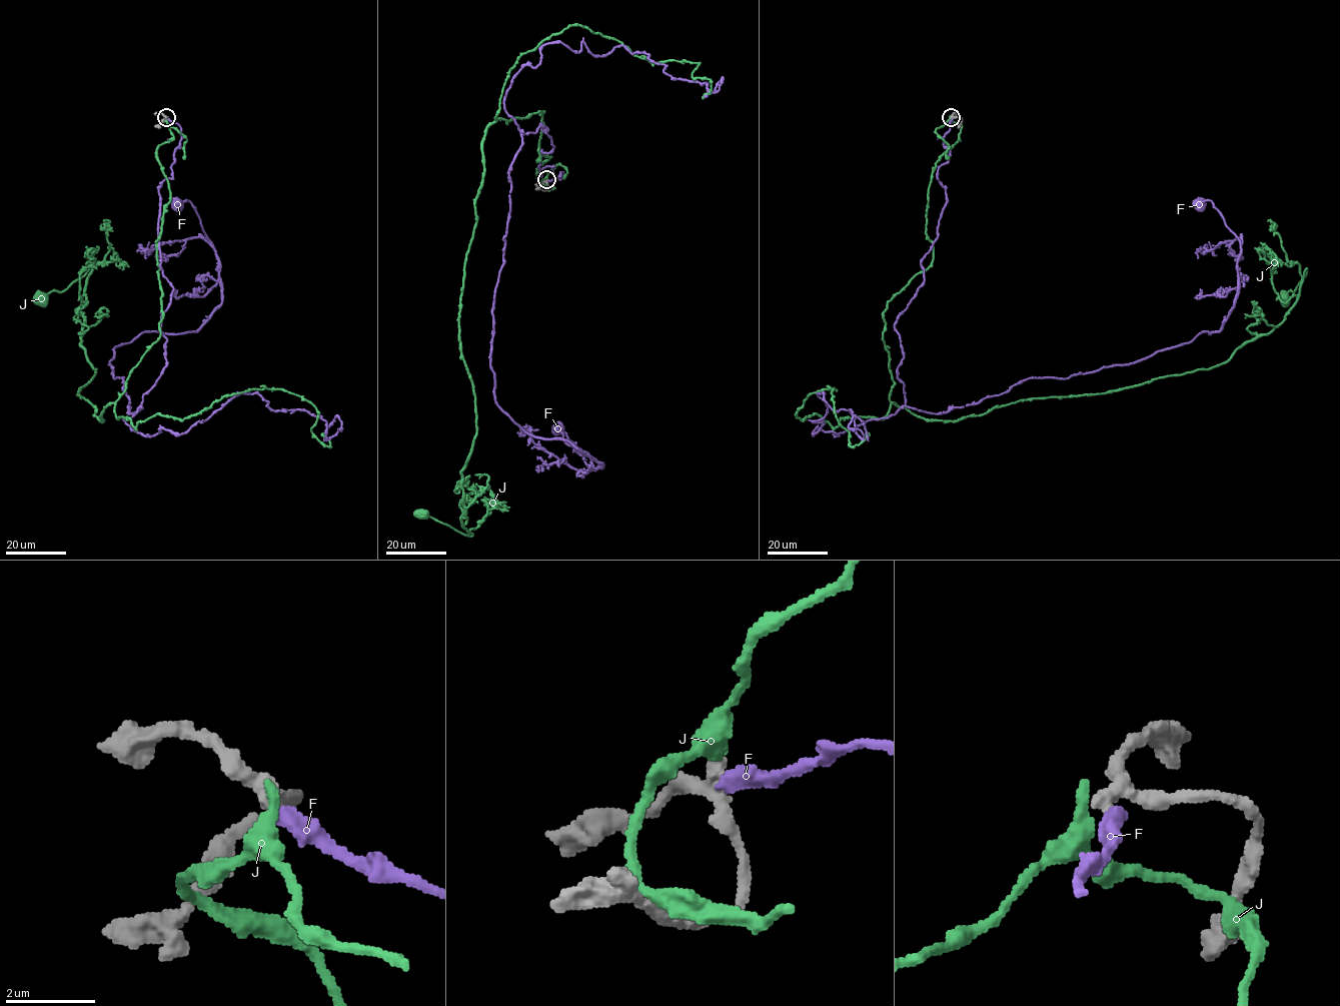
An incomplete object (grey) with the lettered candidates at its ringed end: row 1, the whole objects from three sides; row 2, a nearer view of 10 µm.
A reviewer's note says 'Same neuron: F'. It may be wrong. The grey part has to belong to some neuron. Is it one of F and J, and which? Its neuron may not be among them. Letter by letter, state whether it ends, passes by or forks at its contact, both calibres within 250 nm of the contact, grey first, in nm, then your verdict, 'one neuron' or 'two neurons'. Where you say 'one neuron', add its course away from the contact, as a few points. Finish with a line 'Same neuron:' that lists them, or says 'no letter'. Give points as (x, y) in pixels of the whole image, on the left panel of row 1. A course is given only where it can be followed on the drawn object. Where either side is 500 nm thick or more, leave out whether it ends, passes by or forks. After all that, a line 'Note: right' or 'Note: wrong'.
F: it ends | 320/400 nm | two neurons
J: it ends | 280/400 nm | two neurons
Same neuron: no letter
Note: wrong

